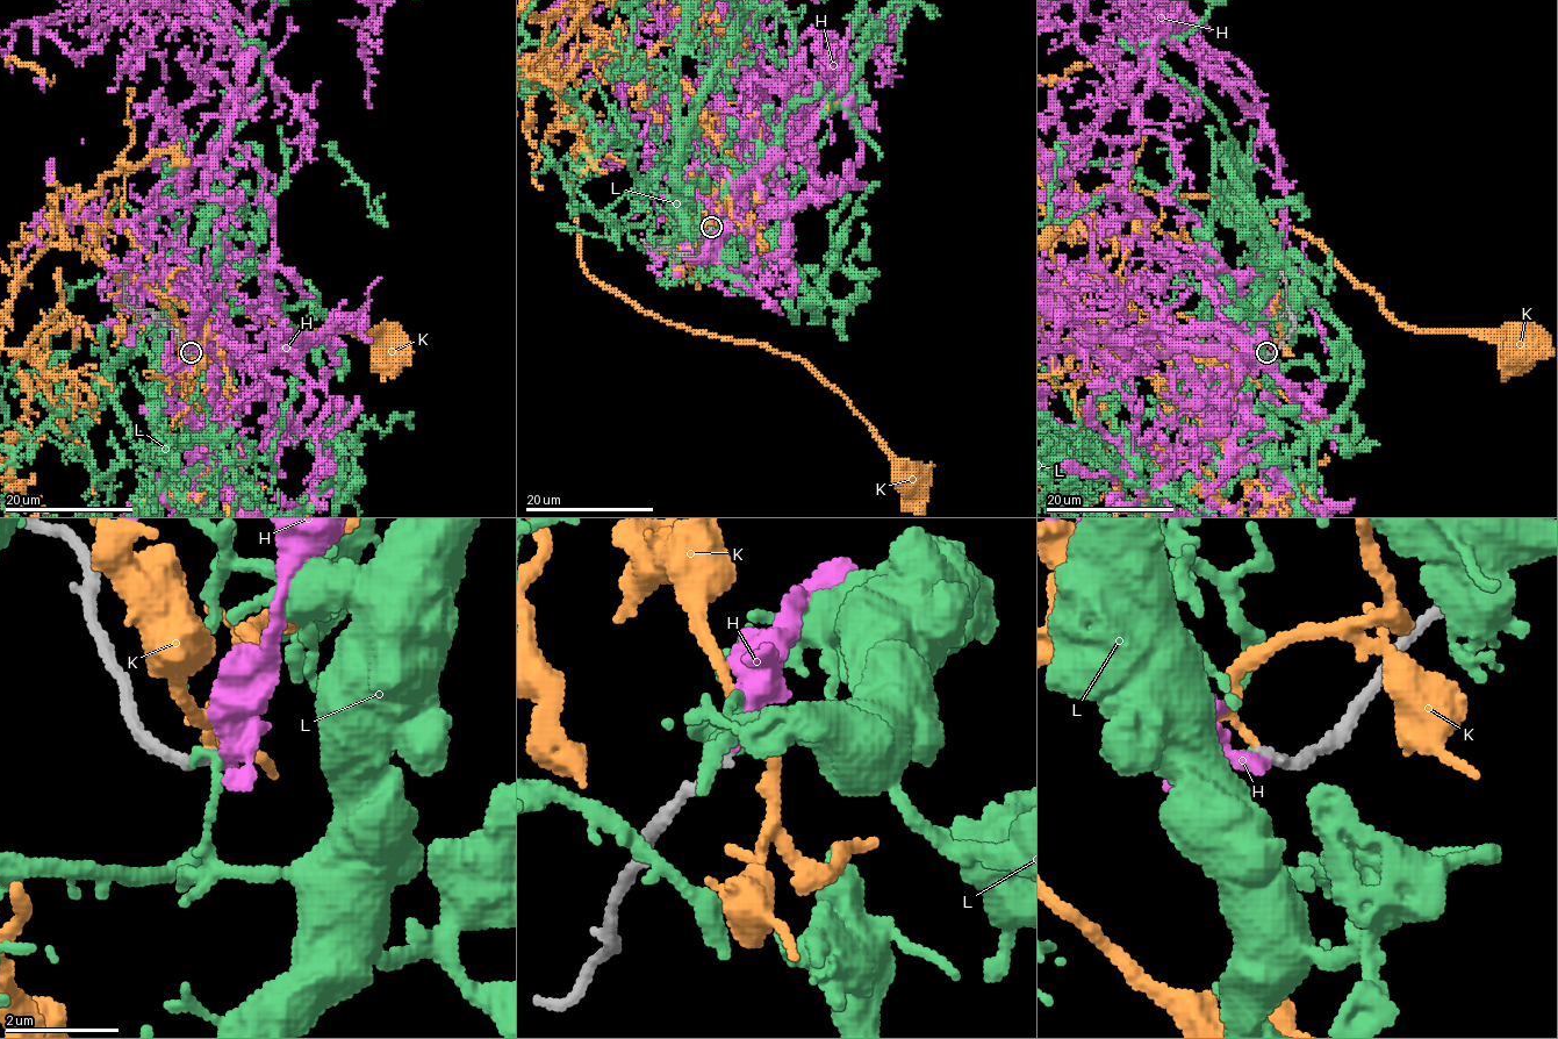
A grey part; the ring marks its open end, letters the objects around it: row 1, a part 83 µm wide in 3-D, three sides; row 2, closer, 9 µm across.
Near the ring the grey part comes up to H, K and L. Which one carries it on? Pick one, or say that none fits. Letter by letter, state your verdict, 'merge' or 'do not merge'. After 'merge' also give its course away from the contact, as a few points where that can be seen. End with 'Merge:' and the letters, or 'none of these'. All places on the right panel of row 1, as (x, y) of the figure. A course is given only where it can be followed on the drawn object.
H: do not merge
K: do not merge
L: do not merge
Merge: none of these

